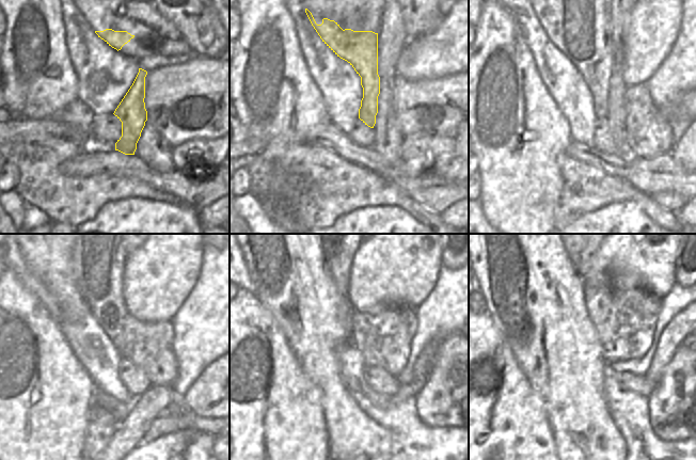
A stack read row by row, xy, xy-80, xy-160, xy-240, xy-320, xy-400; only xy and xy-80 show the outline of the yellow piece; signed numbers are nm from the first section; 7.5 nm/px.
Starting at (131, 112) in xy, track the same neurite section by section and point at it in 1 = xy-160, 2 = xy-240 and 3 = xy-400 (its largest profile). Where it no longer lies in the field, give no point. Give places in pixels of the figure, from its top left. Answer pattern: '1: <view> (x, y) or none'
1: xy-160 (585, 37)
2: xy-240 (100, 280)
3: xy-400 (570, 255)

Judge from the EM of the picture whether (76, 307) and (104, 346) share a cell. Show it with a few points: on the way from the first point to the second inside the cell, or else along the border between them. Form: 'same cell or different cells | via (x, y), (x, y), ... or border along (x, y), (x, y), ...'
different cells | border along (90, 311), (79, 320), (67, 320), (60, 312)

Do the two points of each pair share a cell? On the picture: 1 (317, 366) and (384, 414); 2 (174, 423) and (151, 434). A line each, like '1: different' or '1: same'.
1: different
2: same

